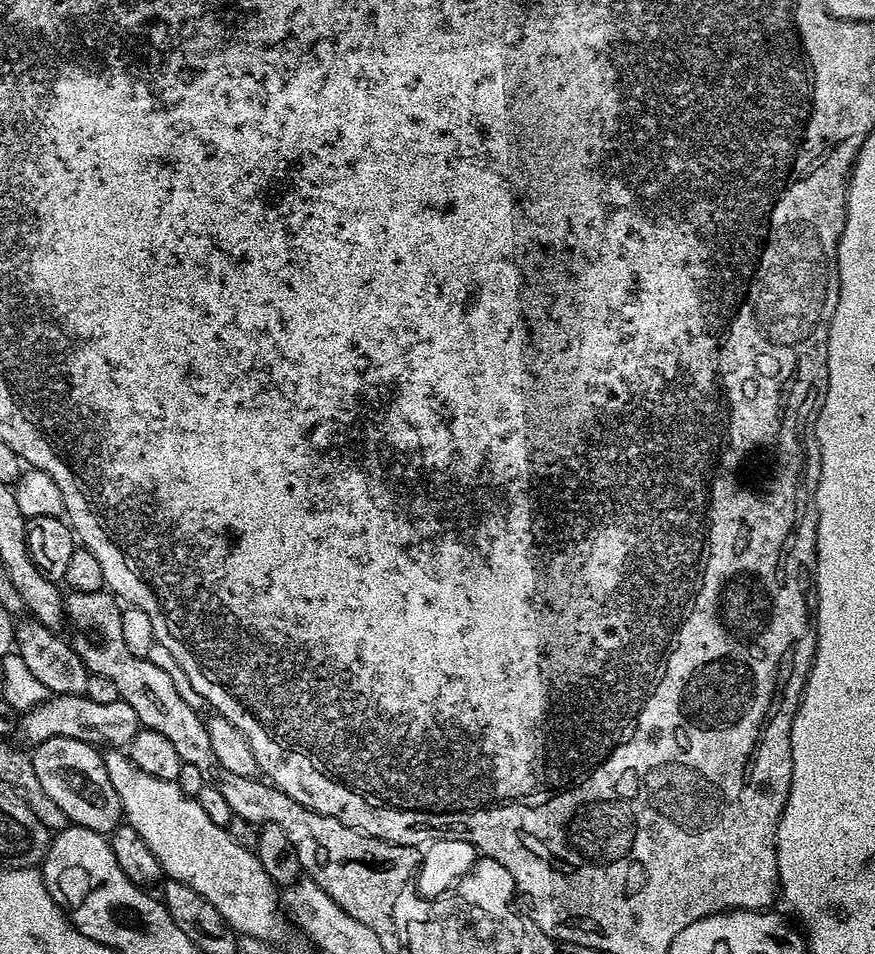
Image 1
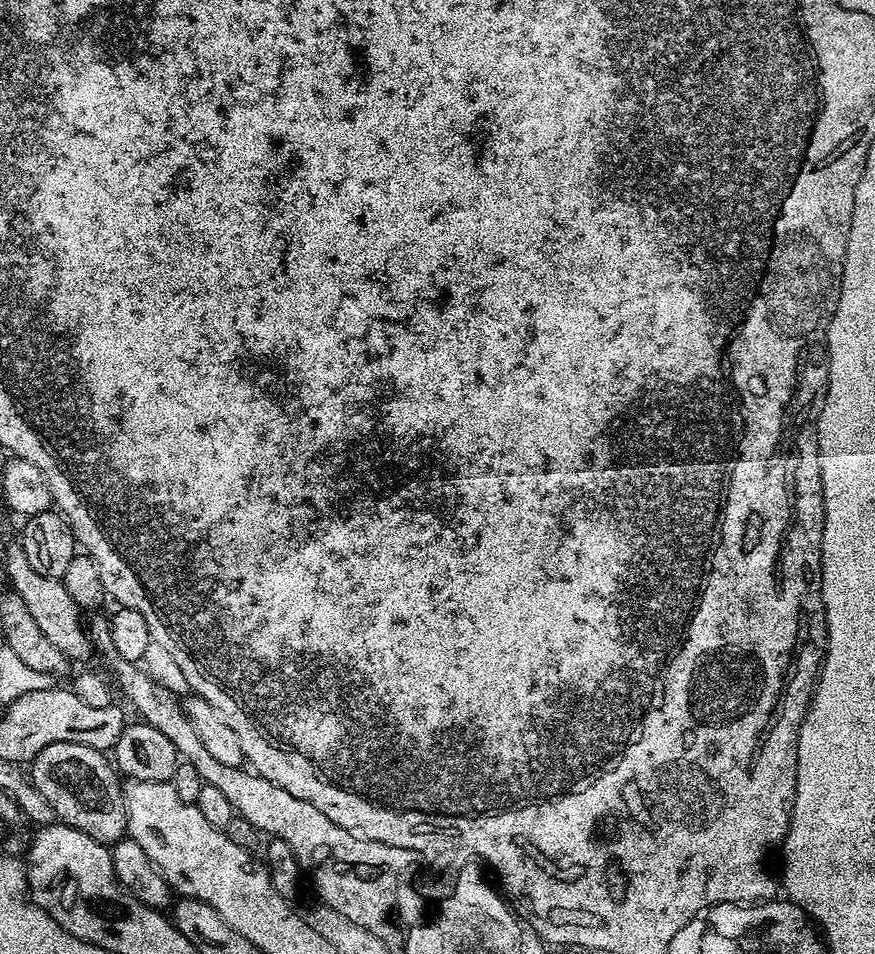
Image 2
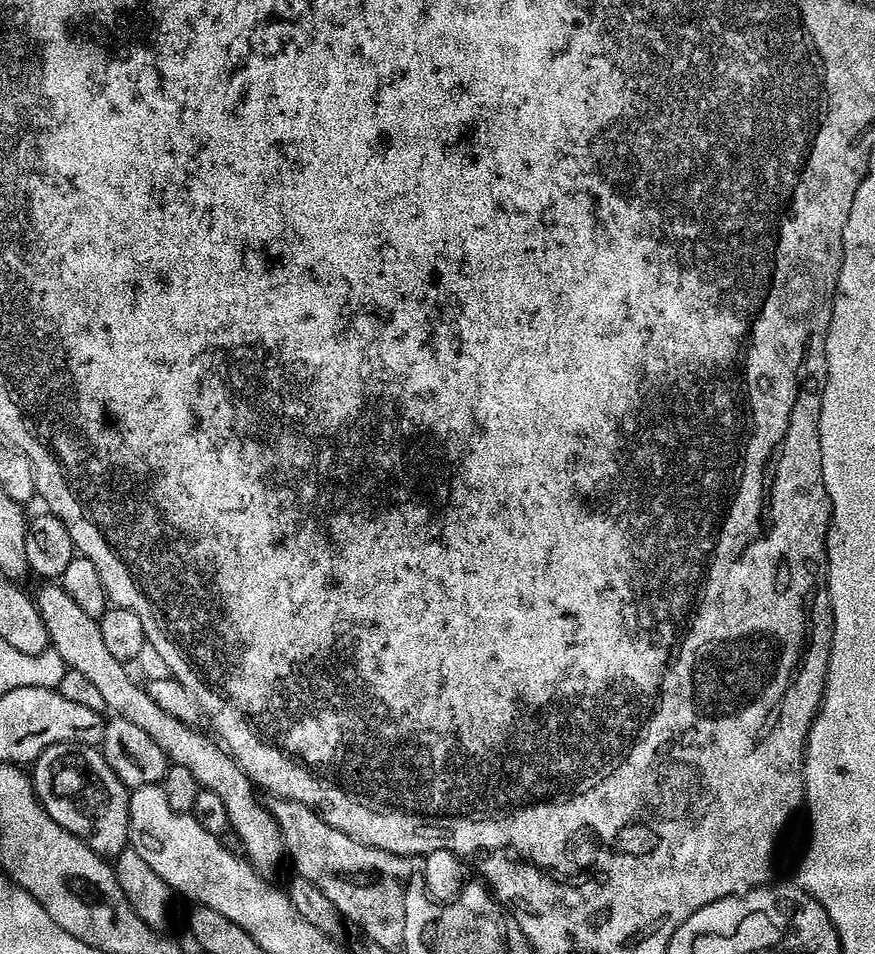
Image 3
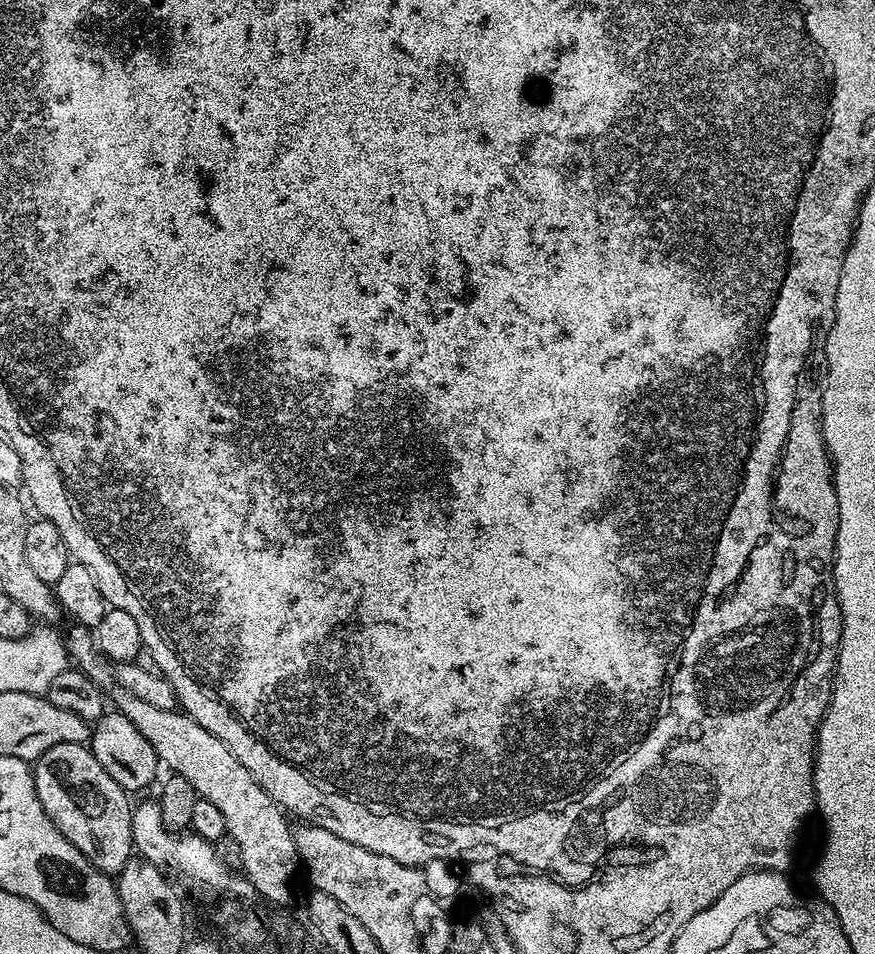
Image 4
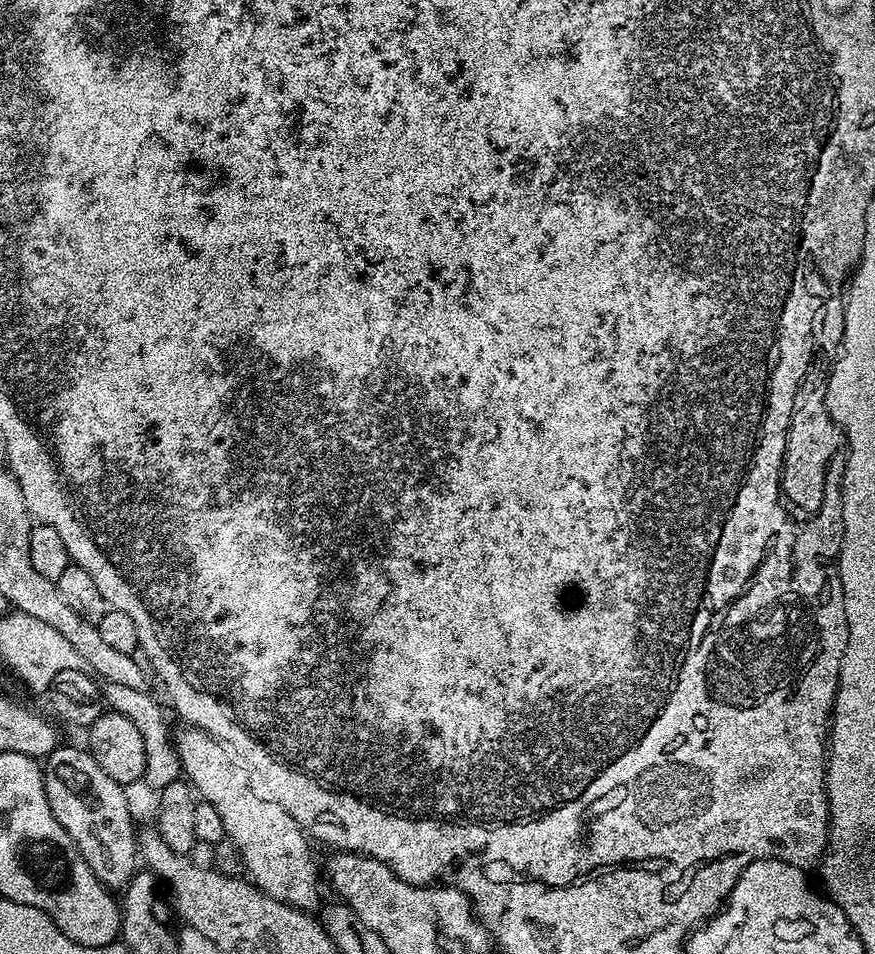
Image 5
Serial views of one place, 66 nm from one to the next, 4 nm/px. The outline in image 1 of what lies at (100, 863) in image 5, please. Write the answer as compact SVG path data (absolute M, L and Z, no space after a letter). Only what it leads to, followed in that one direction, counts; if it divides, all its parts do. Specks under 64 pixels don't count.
M50 738L31 749L34 774L42 782L42 790L66 814L69 825L111 834L122 822L118 790L106 774L104 758L99 747L74 738Z

